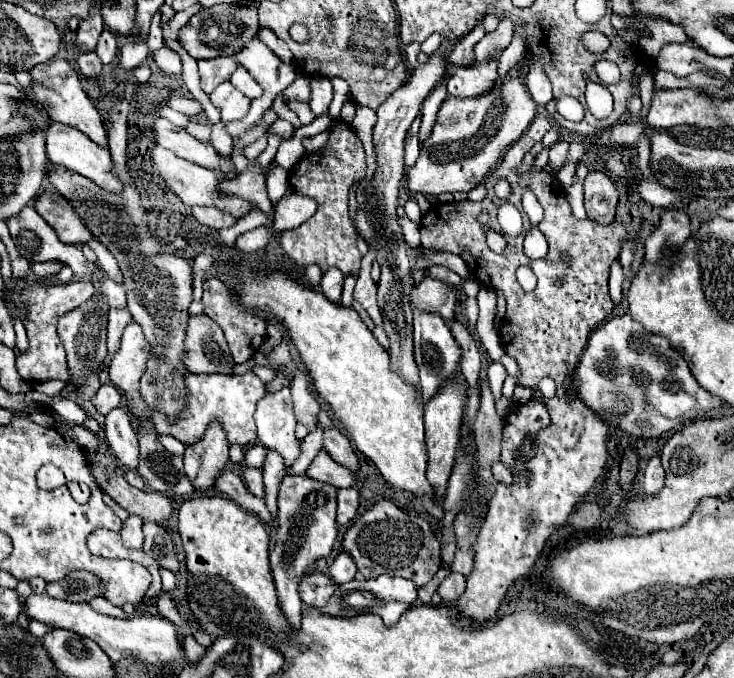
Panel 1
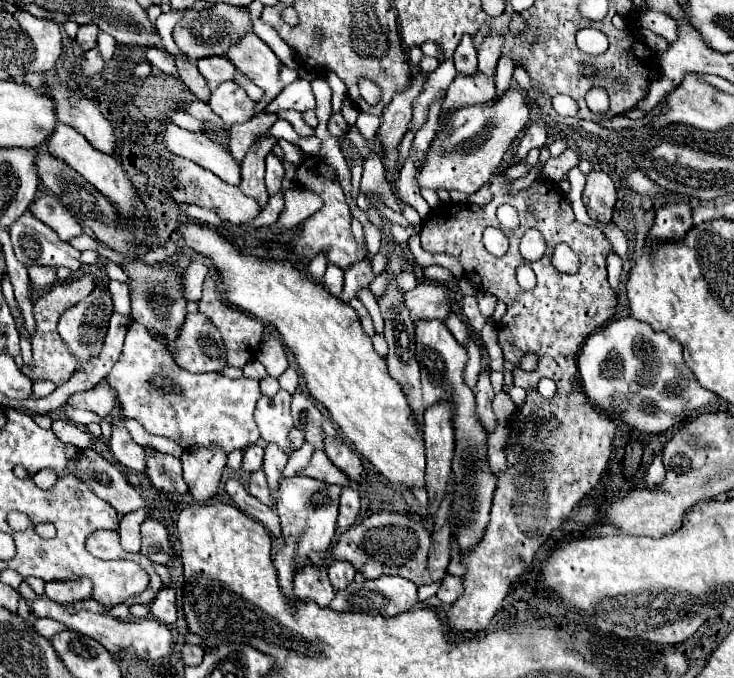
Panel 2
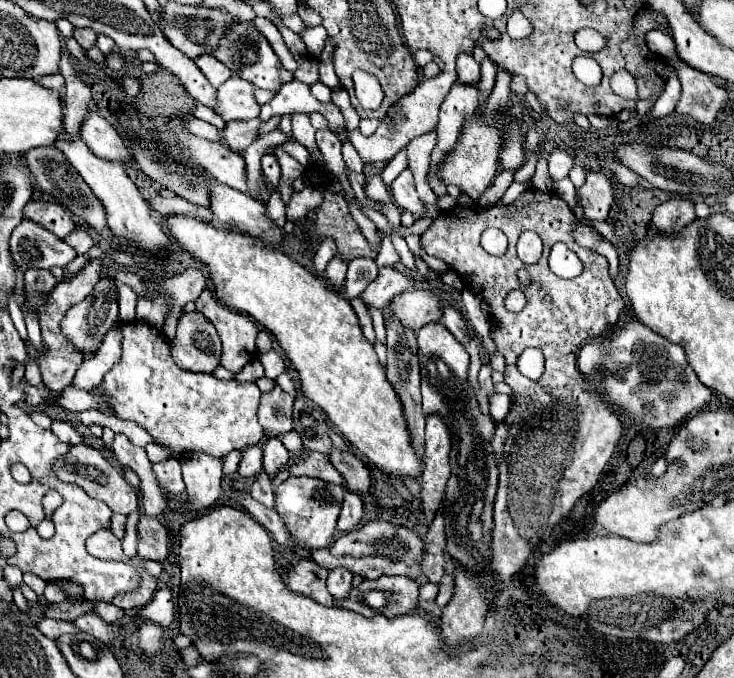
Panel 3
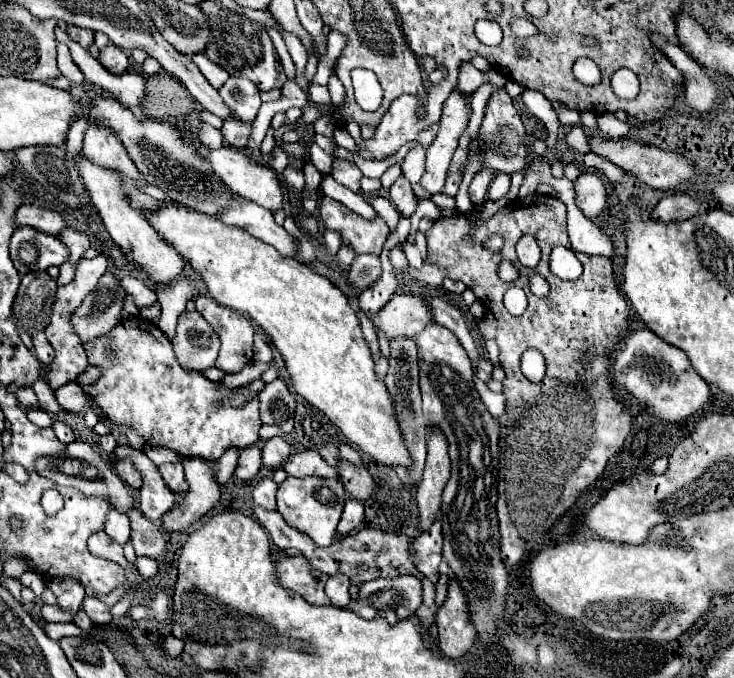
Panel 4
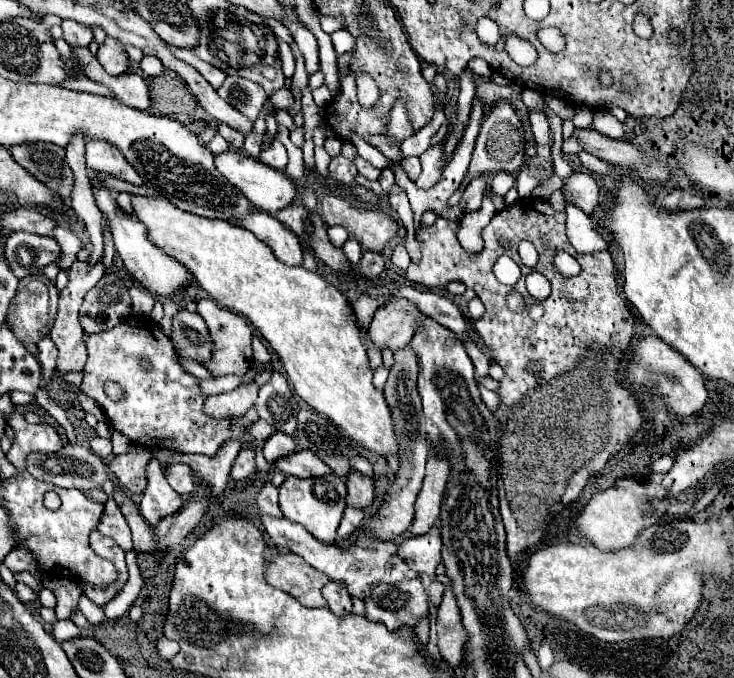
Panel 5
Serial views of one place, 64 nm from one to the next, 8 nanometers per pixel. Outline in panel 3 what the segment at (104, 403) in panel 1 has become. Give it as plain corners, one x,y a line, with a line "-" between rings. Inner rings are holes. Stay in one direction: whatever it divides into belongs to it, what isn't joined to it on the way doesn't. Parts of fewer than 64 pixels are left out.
68,386
62,390
60,398
56,400
62,408
66,410
72,410
72,412
84,412
84,410
100,410
100,404
102,404
102,398
92,390
92,392
86,392
86,390
78,390
76,386

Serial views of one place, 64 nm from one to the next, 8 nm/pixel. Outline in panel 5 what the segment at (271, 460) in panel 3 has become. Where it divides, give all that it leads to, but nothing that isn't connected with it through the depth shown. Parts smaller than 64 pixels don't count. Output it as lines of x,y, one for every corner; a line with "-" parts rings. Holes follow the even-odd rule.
276,430
276,432
266,440
266,444
264,444
262,450
264,450
266,460
272,464
276,458
294,452
296,448
298,448
298,444
296,444
296,440
294,440
292,436
284,434
282,430

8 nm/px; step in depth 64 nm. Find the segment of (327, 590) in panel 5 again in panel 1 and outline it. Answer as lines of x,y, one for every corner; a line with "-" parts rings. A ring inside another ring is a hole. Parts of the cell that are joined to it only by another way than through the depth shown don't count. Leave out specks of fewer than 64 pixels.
340,552
330,564
330,576
332,576
334,584
340,586
344,582
350,582
350,580
354,580
354,574
356,574
356,564
352,562
350,556

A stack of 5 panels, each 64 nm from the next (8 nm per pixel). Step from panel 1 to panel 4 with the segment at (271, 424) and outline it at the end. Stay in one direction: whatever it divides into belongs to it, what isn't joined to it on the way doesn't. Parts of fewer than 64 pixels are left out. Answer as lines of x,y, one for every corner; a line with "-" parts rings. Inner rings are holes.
282,378
266,384
258,394
260,400
260,420
264,424
276,424
280,430
294,428
294,410
296,398
288,390
288,384

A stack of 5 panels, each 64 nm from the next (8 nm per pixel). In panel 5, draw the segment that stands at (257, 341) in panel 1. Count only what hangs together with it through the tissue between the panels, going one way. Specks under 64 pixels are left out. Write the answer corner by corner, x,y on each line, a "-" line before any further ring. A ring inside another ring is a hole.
200,300
198,302
198,314
204,318
208,332
210,332
210,338
212,338
212,344
214,344
212,358
208,362
204,362
202,366
214,378
230,376
230,374
244,376
252,368
252,330
248,326
248,322
242,316
216,306
214,300

